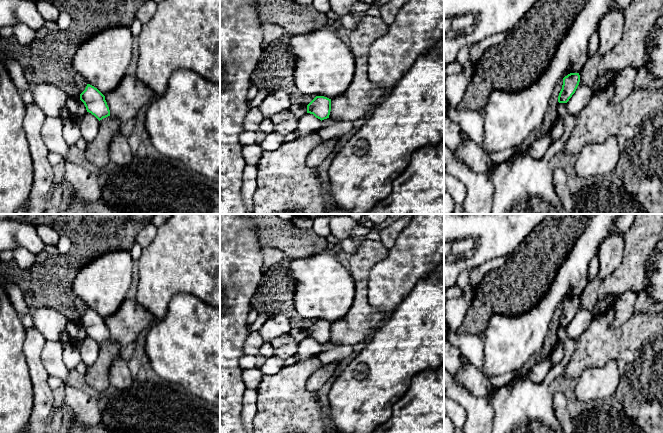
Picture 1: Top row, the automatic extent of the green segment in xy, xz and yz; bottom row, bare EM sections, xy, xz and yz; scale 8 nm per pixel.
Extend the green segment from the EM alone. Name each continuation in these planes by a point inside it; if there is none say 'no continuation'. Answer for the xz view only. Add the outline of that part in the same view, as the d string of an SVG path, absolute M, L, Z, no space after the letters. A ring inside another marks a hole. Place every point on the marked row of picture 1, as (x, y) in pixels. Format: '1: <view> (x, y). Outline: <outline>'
no continuation

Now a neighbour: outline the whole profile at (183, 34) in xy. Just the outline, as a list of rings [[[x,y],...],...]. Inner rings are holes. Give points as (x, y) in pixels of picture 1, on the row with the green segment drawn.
[[[162,0],[157,4],[154,16],[142,25],[138,43],[135,75],[157,96],[165,93],[171,74],[178,69],[191,70],[220,85],[220,0]]]

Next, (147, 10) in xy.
[[[153,0],[144,2],[136,12],[136,18],[142,23],[146,24],[155,14],[157,4]]]

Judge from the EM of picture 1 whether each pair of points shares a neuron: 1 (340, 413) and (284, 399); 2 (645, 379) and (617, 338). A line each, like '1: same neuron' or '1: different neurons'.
1: different neurons
2: same neuron

